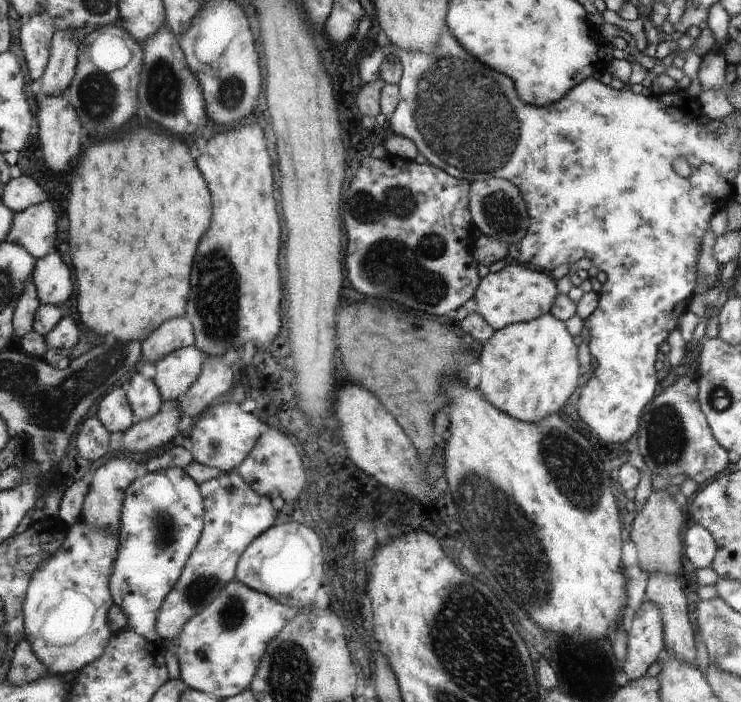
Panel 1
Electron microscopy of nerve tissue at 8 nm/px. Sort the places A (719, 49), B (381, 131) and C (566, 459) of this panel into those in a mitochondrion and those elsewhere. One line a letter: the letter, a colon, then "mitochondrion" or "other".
A: other
B: other
C: mitochondrion

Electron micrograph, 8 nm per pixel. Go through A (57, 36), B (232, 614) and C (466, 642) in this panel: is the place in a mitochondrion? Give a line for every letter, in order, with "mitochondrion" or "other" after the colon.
A: other
B: mitochondrion
C: mitochondrion

